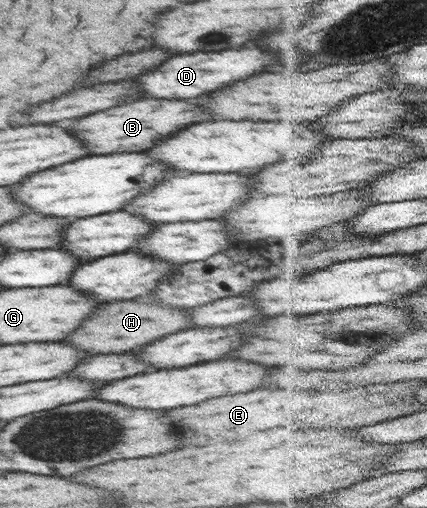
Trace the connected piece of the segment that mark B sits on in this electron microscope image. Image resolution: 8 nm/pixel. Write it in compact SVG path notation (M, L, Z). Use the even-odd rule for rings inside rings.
M140 99L128 105L112 107L108 113L100 111L92 117L82 117L70 121L72 135L86 145L90 155L110 155L110 153L124 153L124 151L144 151L154 147L158 139L164 139L172 131L182 129L182 125L192 125L200 121L210 121L210 115L202 111L202 107L186 101L164 101L164 99ZM92 139L92 141L90 141ZM108 141L108 143L106 143Z

